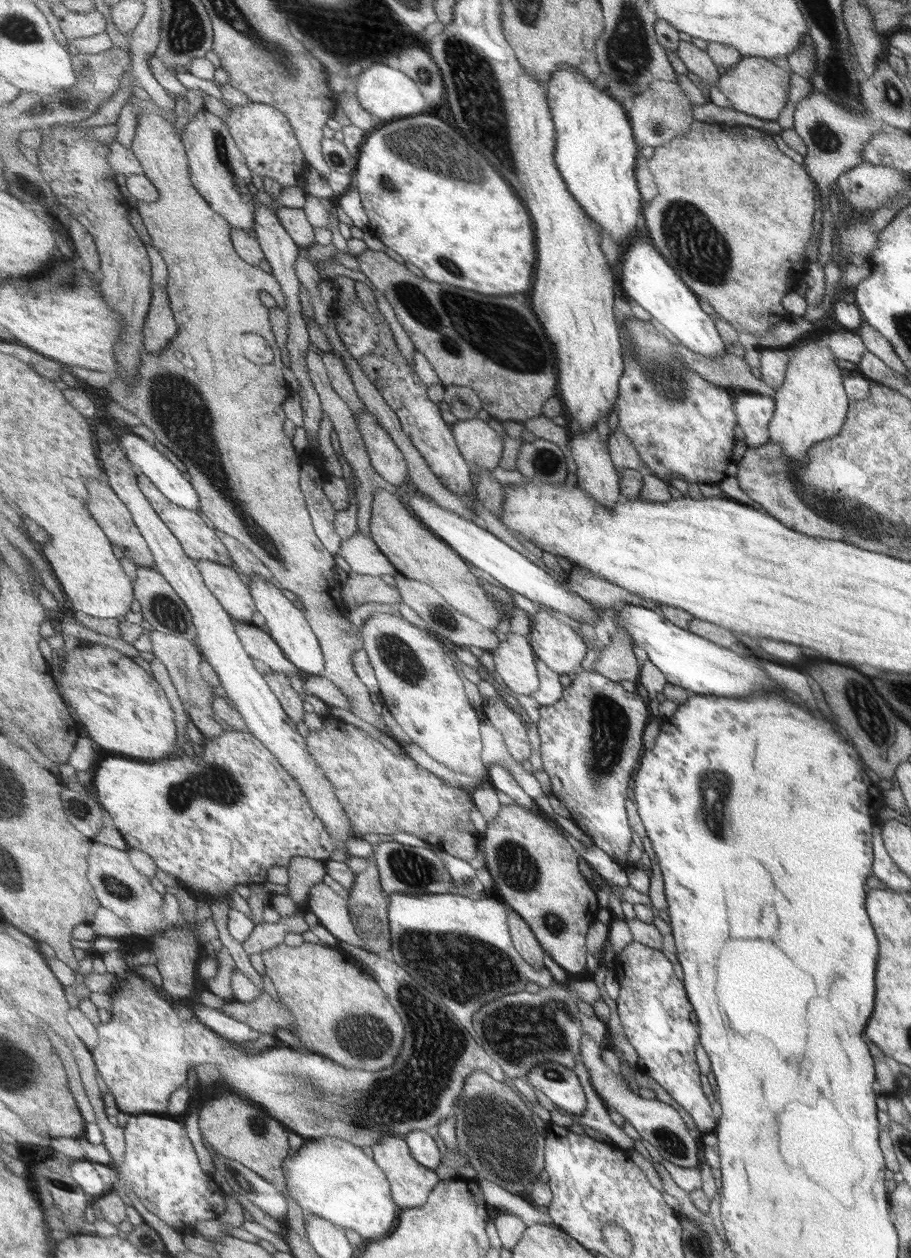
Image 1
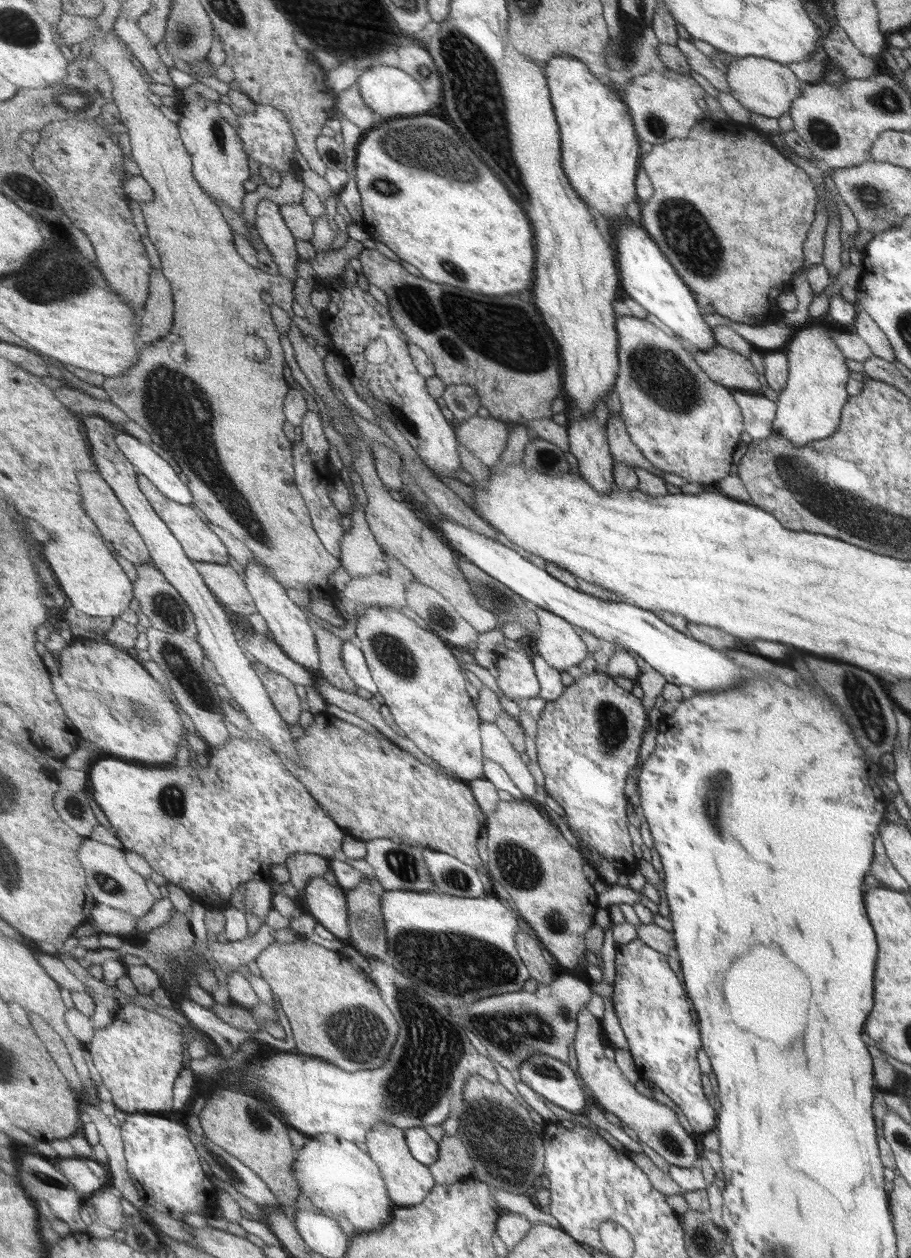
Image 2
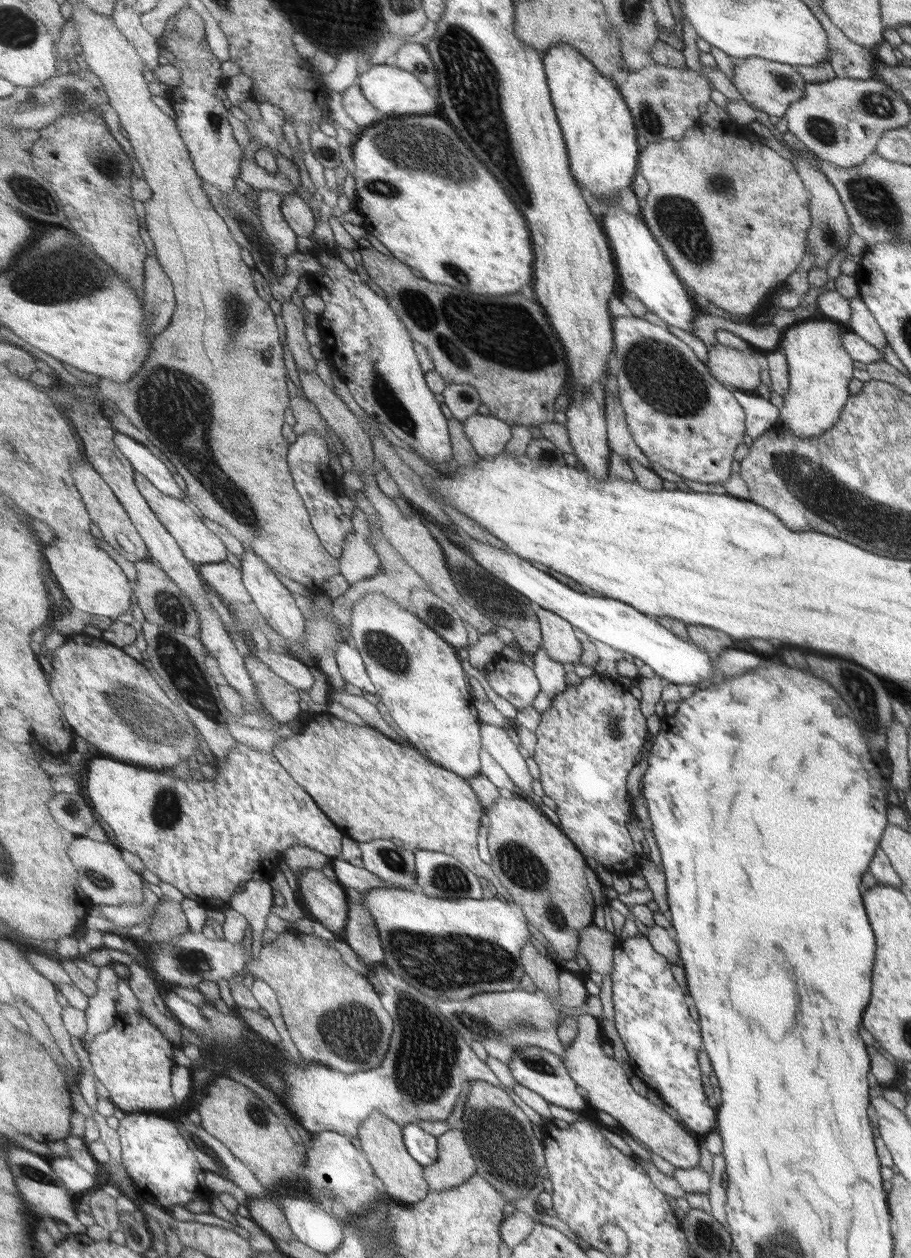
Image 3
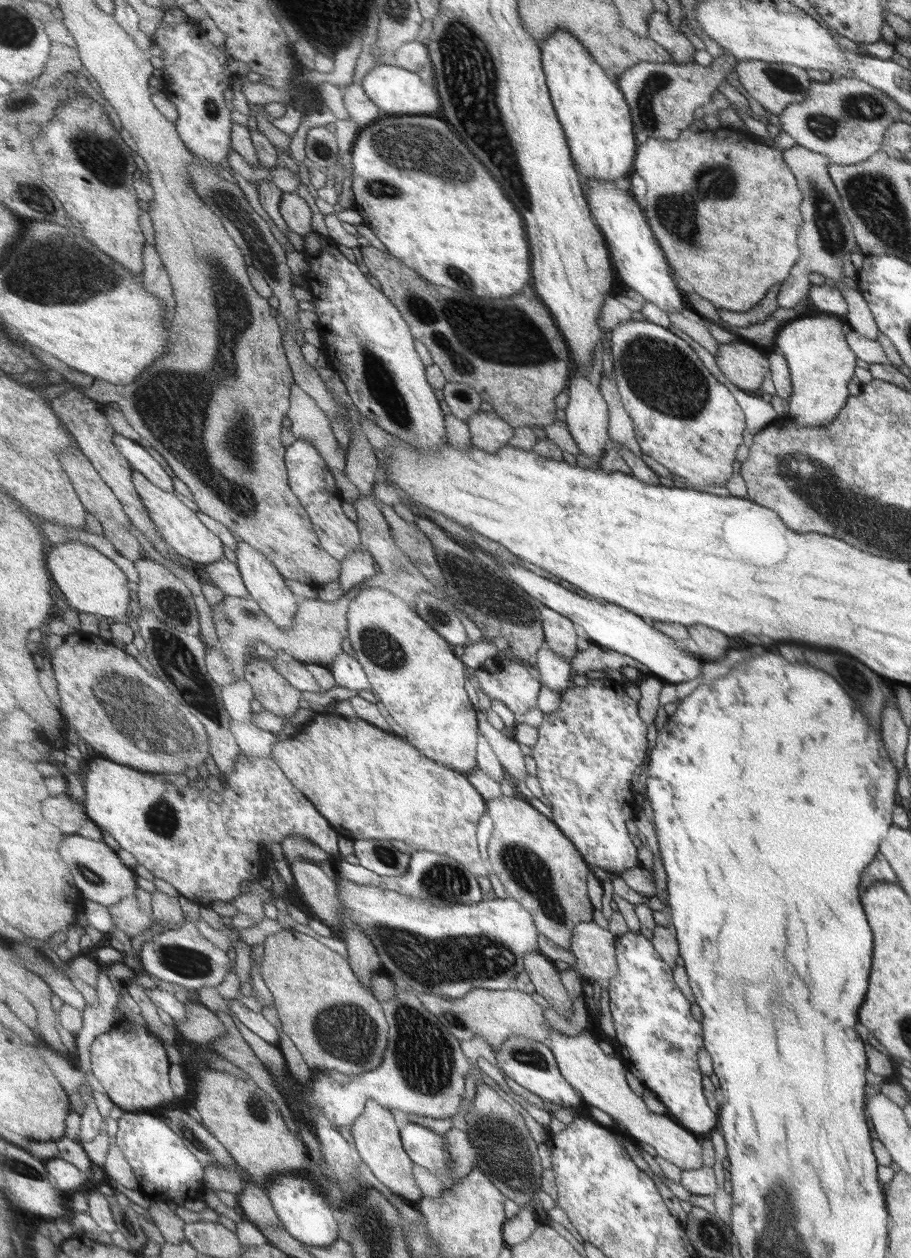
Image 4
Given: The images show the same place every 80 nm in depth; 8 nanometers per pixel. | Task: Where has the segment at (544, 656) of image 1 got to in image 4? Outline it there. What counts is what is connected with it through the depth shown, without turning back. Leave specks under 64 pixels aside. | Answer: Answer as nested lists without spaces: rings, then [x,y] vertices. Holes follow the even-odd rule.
[[[545,605],[541,606],[541,614],[544,620],[547,647],[558,655],[575,658],[579,652],[577,650],[579,636],[575,632],[575,623]]]

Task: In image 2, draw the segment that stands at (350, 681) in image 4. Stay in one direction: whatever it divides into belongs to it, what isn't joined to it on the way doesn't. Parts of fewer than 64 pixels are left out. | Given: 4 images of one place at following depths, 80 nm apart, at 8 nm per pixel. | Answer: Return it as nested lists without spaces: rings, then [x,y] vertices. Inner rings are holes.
[[[353,640],[345,641],[343,648],[344,663],[347,665],[349,676],[357,682],[357,687],[365,689],[372,696],[379,697],[377,683],[370,671],[364,652],[357,648]]]

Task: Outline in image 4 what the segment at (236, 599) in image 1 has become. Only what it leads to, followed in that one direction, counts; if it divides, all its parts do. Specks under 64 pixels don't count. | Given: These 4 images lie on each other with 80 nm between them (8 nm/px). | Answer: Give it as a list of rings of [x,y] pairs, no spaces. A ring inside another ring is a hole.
[[[224,558],[209,564],[205,568],[211,582],[220,588],[225,595],[245,598],[251,596],[244,584],[238,564]]]

